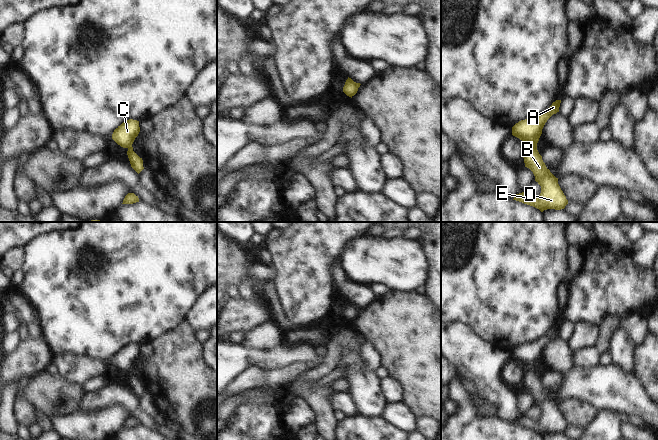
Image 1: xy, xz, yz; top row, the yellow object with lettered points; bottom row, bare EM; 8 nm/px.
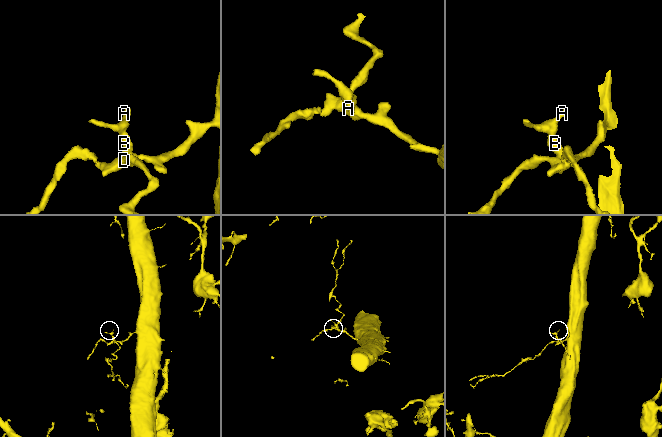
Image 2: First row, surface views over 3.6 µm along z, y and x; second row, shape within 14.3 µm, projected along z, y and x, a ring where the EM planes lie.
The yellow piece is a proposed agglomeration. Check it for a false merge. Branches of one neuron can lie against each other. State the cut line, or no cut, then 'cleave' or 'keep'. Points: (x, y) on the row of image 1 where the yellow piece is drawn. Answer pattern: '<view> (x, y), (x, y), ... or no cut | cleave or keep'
no cut | keep

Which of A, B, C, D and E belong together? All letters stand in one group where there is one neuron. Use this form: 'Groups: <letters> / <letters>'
Groups: A B C D E

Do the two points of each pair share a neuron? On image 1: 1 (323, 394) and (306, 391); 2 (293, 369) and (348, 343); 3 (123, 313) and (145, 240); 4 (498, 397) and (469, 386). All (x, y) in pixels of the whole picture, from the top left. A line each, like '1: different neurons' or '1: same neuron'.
1: same neuron
2: different neurons
3: same neuron
4: different neurons

